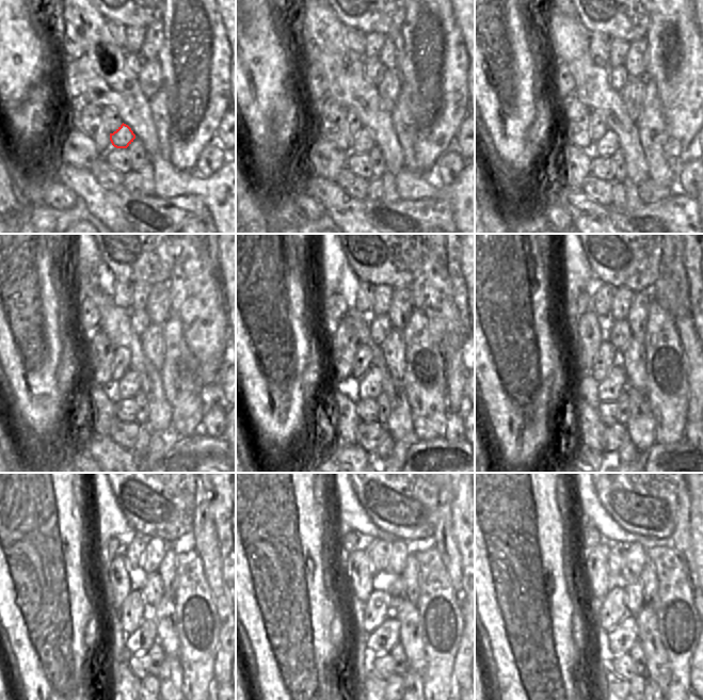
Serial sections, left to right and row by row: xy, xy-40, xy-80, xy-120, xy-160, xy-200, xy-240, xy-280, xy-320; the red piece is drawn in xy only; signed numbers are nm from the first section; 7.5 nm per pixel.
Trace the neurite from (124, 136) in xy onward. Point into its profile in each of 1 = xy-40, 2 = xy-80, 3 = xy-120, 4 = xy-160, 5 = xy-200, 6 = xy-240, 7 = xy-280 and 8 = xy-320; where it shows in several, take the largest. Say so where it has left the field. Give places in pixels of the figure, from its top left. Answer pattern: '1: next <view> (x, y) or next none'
1: next xy-40 (365, 140)
2: next xy-80 (608, 144)
3: next xy-120 (129, 385)
4: next xy-160 (371, 384)
5: next xy-200 (609, 388)
6: next xy-240 (140, 640)
7: next xy-280 (381, 640)
8: next xy-320 (621, 638)

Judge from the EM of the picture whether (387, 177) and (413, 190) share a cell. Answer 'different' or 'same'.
different

